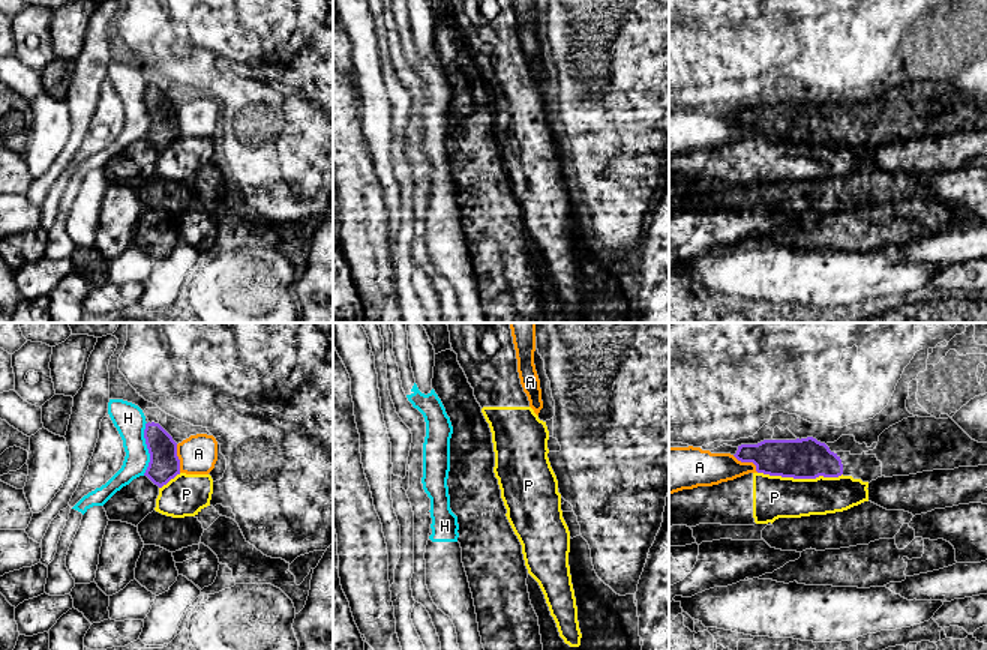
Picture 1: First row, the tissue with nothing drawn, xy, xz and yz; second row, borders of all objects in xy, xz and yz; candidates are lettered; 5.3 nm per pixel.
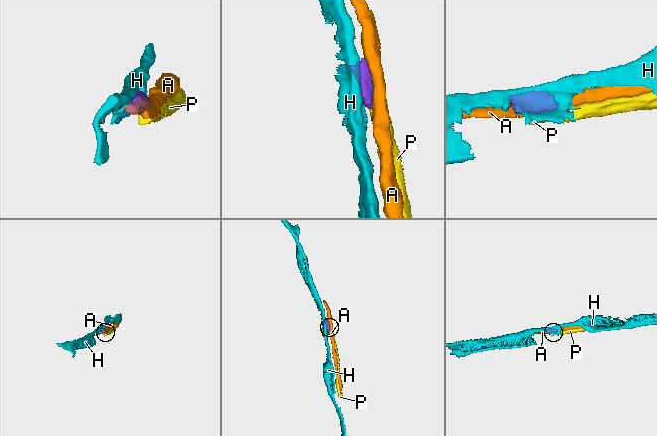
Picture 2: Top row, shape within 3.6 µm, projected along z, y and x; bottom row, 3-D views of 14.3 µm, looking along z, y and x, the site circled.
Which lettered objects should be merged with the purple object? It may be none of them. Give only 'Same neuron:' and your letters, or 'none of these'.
Same neuron: none of these

